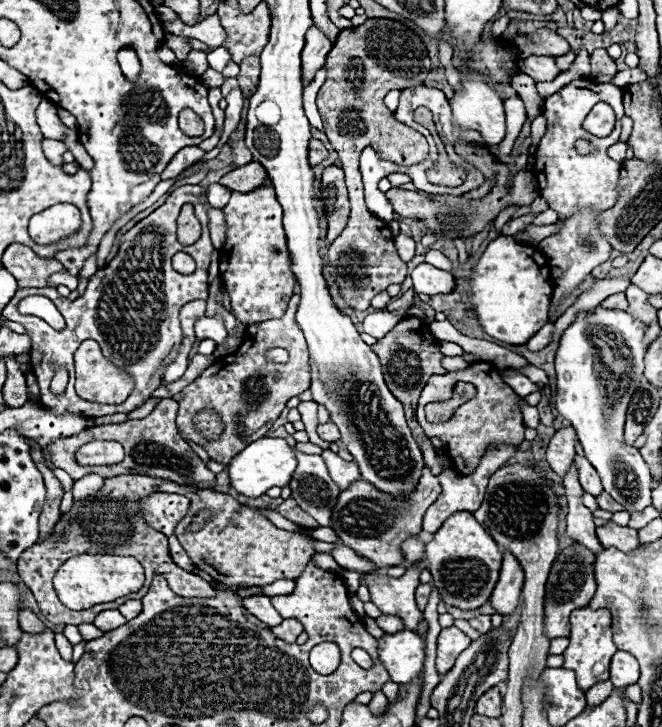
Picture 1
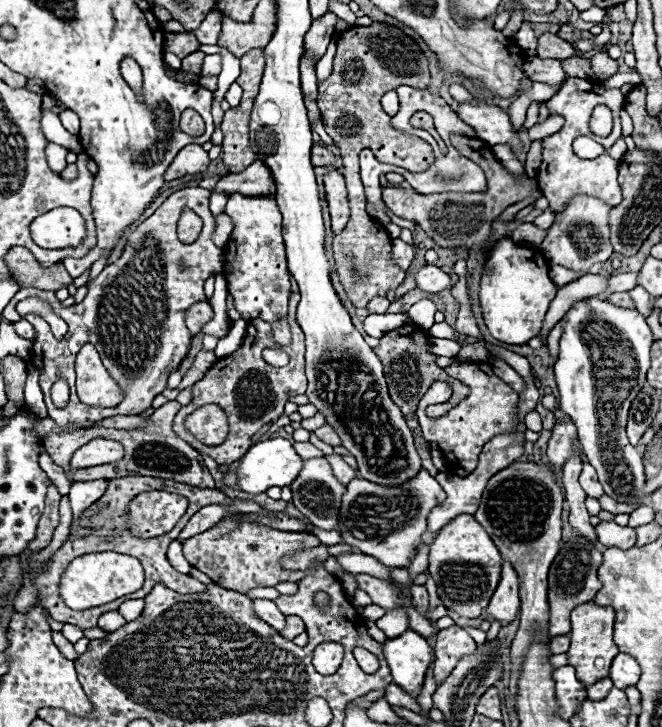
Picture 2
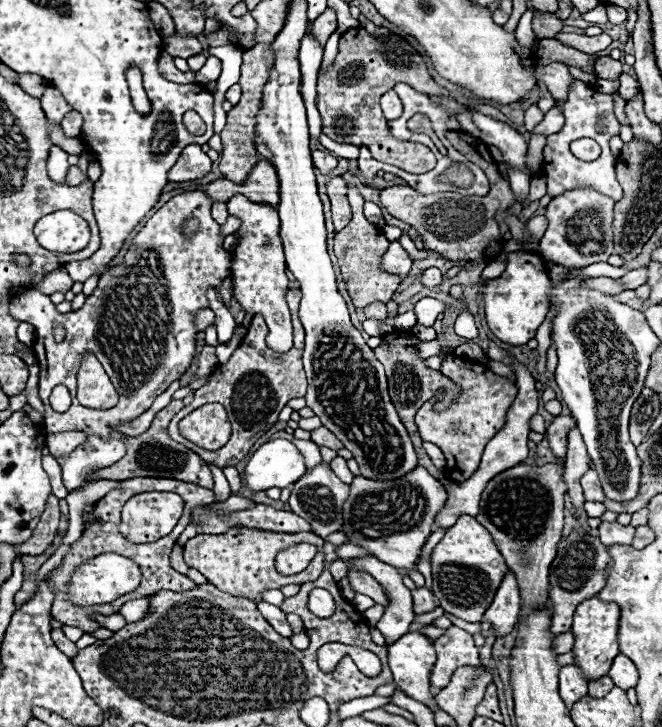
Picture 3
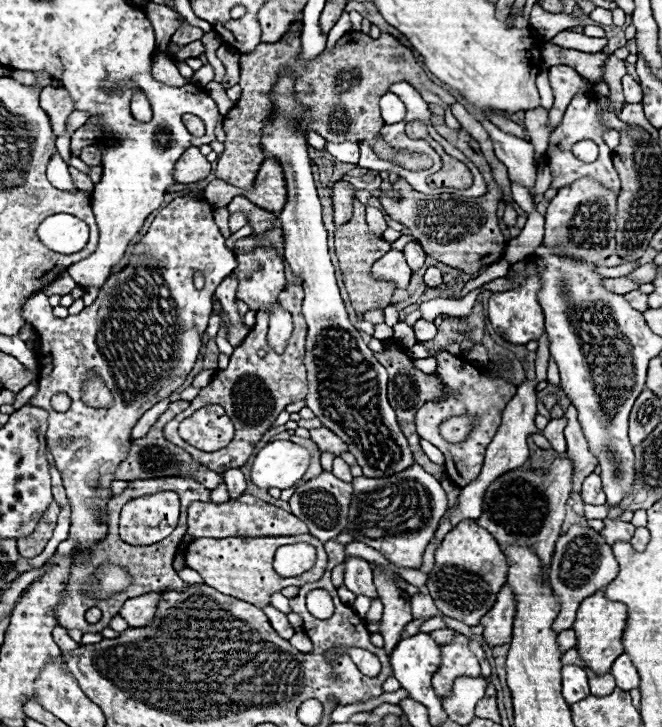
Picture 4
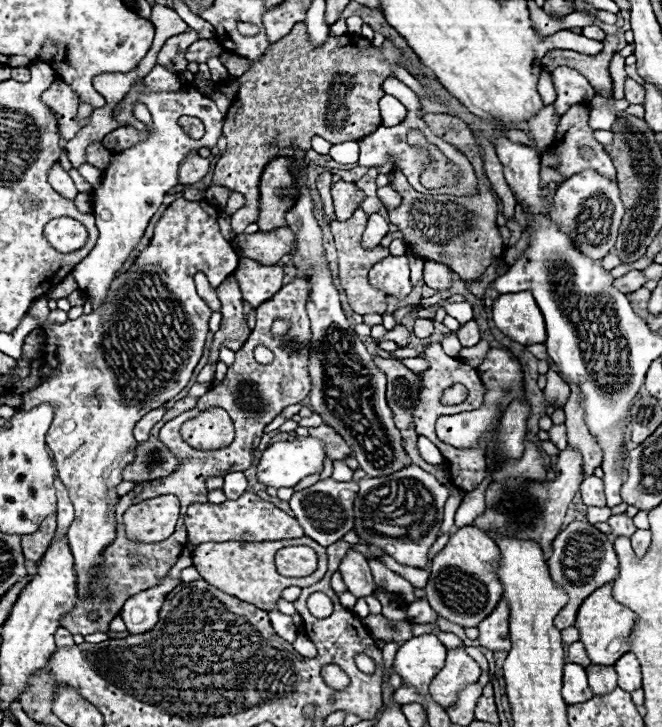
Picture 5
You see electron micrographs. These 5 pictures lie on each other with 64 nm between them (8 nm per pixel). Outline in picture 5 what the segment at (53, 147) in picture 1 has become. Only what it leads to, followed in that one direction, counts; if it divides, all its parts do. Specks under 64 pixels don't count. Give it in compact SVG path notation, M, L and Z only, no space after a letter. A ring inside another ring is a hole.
M60 164L52 166L48 180L50 180L52 188L54 188L62 198L70 198L70 200L74 200L74 196L78 194L78 190L76 190L76 186L74 186L72 178L68 176L68 172L64 172L64 170L62 170L62 166L60 166Z

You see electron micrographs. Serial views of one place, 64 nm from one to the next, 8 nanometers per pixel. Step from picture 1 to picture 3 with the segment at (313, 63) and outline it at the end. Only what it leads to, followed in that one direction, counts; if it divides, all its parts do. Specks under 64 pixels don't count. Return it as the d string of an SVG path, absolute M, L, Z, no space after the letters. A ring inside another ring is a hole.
M326 8L316 22L312 22L312 34L318 42L326 44L330 34L336 30L336 12L332 8Z

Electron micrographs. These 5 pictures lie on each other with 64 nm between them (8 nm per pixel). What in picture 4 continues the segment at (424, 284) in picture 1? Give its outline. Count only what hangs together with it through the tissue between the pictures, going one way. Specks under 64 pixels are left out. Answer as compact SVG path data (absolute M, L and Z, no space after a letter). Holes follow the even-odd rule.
M430 266L430 268L426 270L426 274L424 274L424 282L426 282L426 286L430 286L430 288L442 286L442 284L444 284L444 272L442 272L440 268L436 268L436 266Z

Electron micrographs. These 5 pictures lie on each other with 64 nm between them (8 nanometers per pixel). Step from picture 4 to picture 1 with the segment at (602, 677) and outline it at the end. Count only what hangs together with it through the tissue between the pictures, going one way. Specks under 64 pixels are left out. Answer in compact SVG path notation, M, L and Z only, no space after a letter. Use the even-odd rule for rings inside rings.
M610 680L598 682L598 684L594 684L594 686L586 692L586 700L588 700L588 704L600 704L600 702L604 702L604 700L608 698L608 694L610 694L612 690L614 690L614 686L612 686Z

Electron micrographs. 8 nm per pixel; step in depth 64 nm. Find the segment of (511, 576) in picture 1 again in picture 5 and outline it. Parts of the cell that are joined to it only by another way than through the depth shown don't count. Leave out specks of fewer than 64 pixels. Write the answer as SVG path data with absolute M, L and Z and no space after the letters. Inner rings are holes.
M504 600L496 606L496 610L478 626L478 644L492 652L508 652L508 606Z

